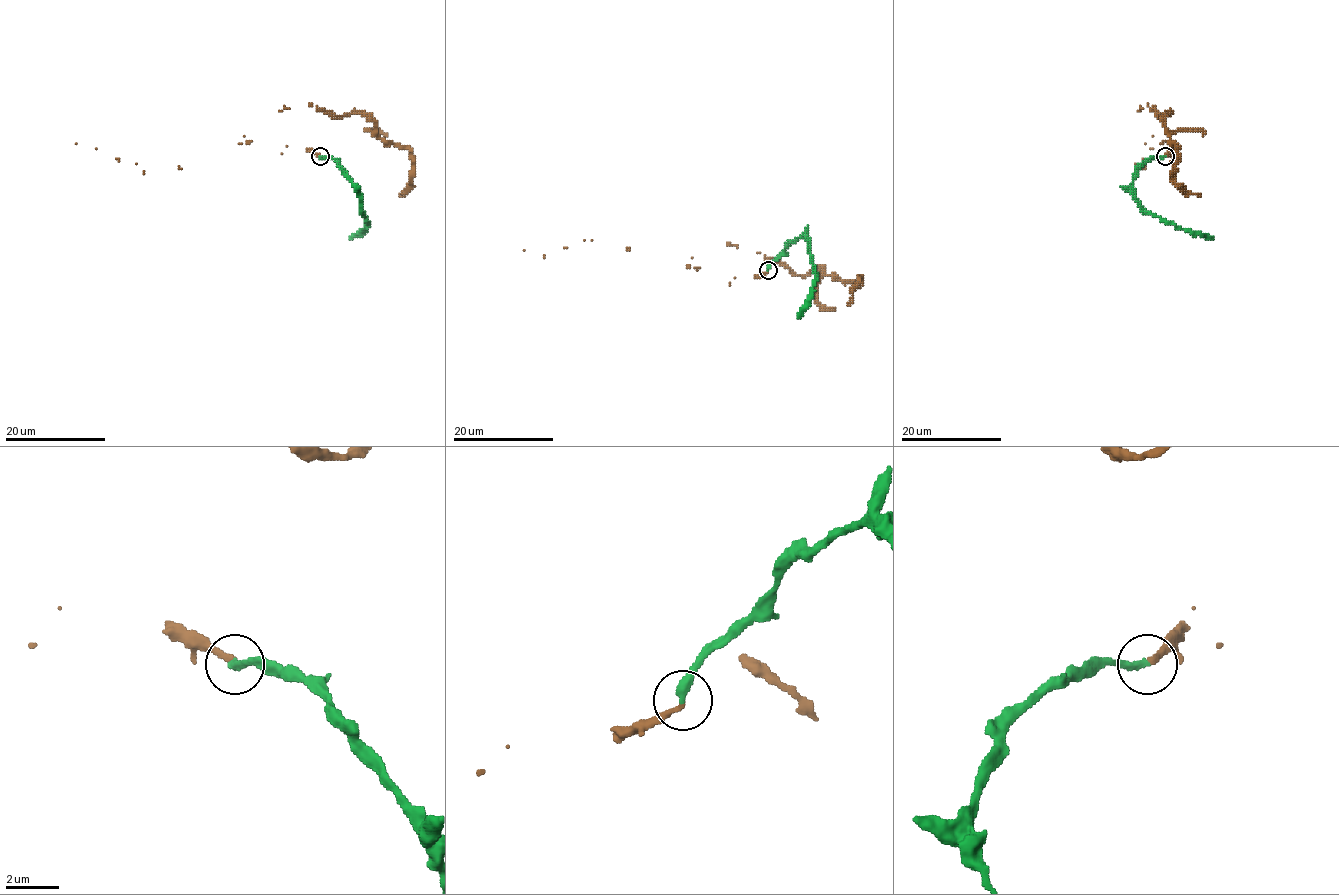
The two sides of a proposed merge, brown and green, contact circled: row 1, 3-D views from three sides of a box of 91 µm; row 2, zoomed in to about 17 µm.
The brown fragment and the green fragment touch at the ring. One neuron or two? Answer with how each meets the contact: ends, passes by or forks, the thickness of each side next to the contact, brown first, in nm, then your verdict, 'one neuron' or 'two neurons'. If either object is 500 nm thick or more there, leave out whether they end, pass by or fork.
brown ends; green ends; calibres 200 and 320 nm; one neuron

